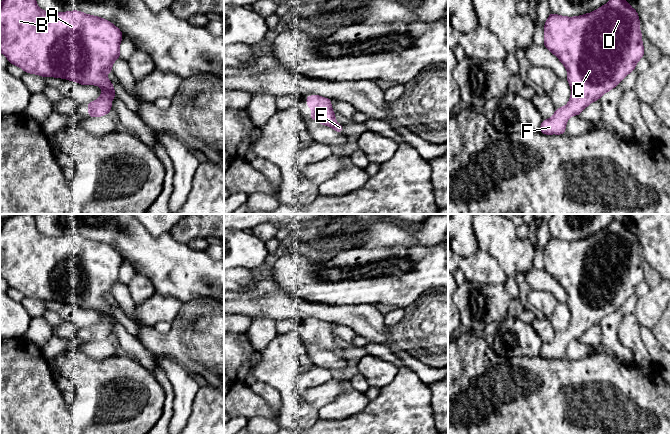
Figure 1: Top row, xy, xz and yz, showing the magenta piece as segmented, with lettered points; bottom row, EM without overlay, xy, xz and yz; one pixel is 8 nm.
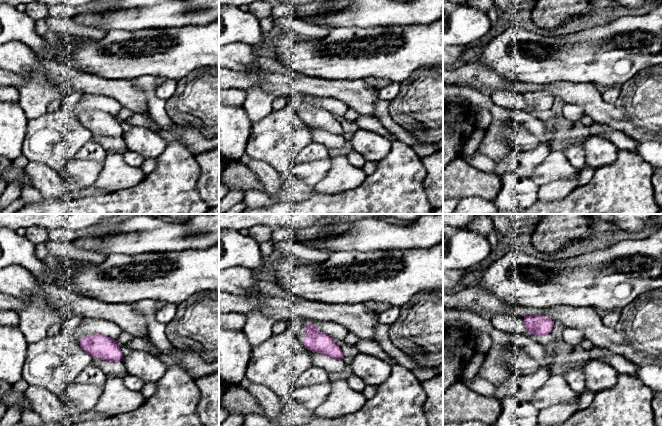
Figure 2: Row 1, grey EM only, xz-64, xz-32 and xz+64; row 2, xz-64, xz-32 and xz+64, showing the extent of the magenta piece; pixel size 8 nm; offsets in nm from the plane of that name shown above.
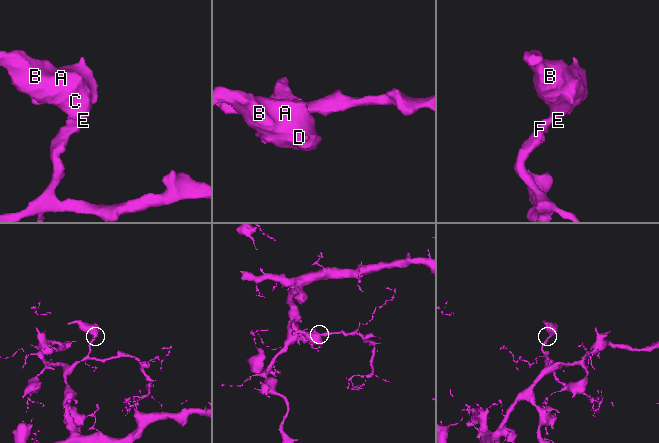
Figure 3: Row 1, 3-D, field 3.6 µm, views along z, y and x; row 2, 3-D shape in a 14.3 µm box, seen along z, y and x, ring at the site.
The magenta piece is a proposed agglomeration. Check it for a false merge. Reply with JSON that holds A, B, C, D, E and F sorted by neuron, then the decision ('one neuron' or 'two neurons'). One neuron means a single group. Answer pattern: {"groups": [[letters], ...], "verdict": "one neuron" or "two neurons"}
{"groups": [["A", "B", "C", "D", "E", "F"]], "verdict": "one neuron"}

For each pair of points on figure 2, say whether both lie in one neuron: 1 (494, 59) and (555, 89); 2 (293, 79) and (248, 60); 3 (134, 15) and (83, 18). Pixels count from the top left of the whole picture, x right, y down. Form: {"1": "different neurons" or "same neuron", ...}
{"1": "different neurons", "2": "different neurons", "3": "same neuron"}

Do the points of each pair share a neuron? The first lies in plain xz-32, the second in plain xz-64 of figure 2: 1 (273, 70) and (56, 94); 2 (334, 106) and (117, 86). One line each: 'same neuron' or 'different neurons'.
1: different neurons
2: different neurons

